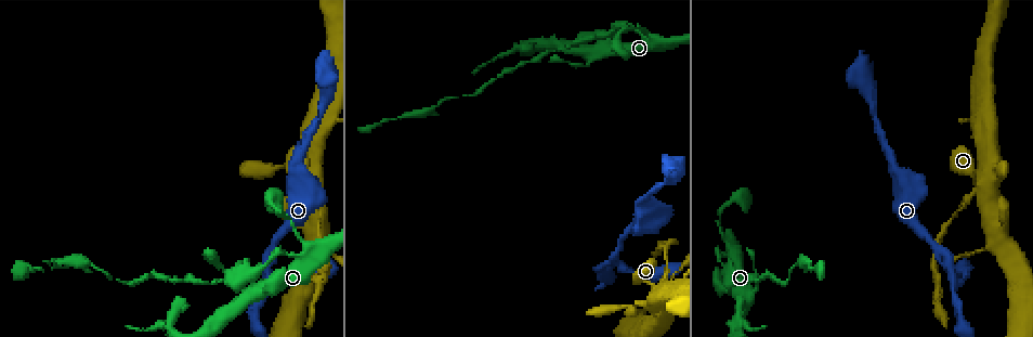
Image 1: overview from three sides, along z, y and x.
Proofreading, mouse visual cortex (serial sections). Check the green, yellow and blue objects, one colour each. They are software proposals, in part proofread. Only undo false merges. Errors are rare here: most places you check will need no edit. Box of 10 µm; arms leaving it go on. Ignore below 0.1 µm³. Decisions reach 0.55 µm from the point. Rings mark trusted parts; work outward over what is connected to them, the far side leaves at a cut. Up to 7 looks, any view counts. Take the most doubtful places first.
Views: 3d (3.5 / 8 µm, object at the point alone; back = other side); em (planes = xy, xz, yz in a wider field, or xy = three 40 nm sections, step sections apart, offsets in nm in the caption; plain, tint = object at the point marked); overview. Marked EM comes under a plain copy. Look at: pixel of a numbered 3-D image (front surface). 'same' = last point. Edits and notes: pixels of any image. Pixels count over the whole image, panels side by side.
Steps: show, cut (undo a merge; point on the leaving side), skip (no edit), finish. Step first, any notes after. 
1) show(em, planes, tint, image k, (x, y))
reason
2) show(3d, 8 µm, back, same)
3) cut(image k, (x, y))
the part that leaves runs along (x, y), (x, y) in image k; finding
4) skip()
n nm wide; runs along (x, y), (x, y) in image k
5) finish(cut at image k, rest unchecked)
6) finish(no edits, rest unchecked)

show(3d, 3.5 µm, image 1, (616, 263))
abrupt turn

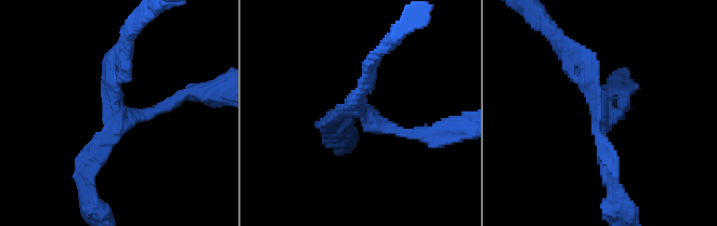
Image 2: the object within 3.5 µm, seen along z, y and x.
show(em, xy, step 1, tint, image 2, (600, 114))
3 arms; arms of 150, 200, 200 nm; shape alone is not enough

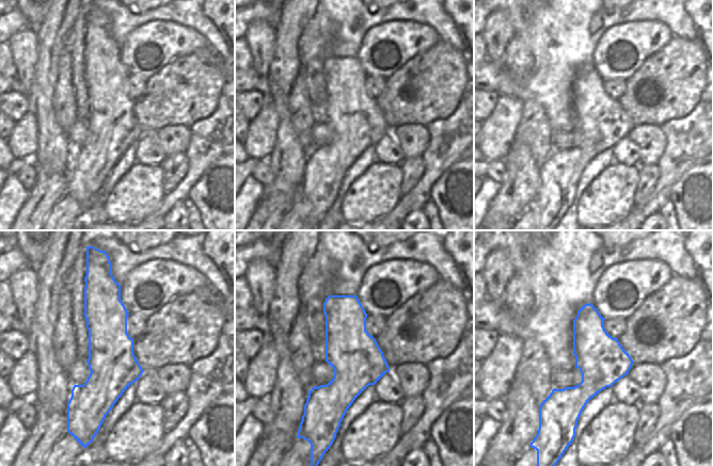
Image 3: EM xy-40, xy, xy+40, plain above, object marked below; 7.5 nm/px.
skip()
380 nm wide; runs along (109, 279), (98, 418) in image 3; one cell here

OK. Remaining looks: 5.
show(3d, 3.5 µm, image 1, (180, 280))
a narrow waist

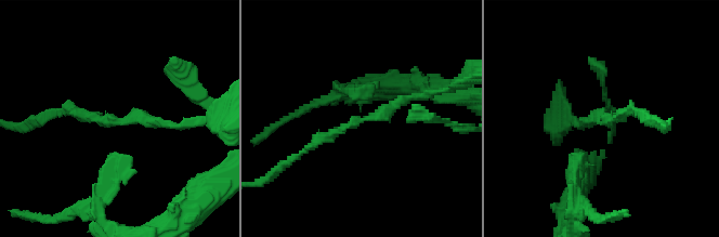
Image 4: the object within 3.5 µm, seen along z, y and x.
show(em, xy, step 2, tint, image 4, (118, 122))
arms of 150, 150 nm

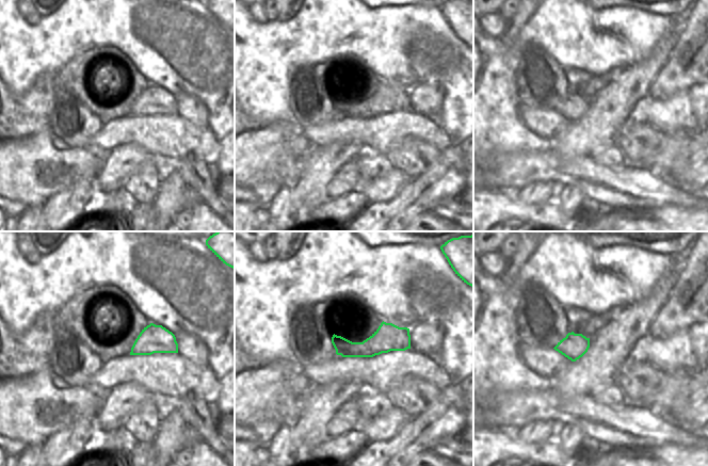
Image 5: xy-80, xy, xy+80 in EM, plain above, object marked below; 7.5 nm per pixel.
skip()
runs along (427, 94), (324, 135), (301, 153) in image 4; one cell here

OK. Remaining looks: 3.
show(3d, 8 µm, back, image 1, (314, 236))
two arms in line, one across

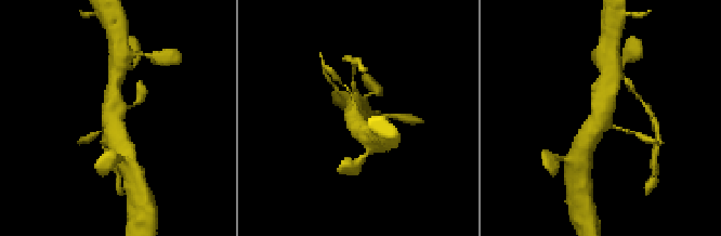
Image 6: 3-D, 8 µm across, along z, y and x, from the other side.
show(em, xy, step 5, tint, same)
now the EM

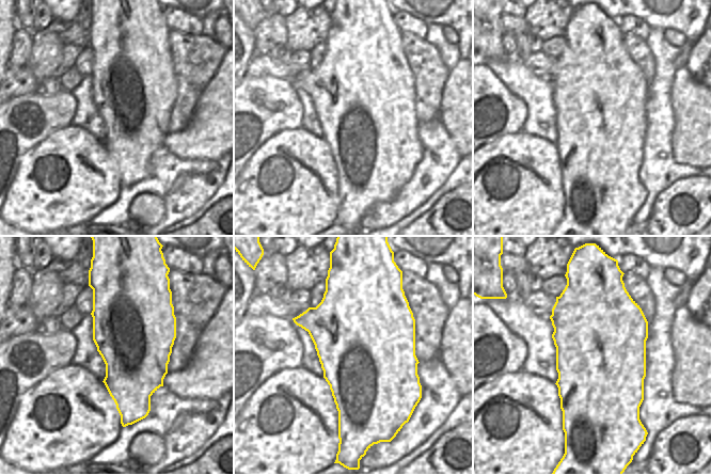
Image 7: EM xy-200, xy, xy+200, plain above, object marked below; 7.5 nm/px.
skip()
runs along (612, 69), (606, 97), (589, 135) in image 6; continuous, no second cell

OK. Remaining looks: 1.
finish(no edits, rest unchecked)

